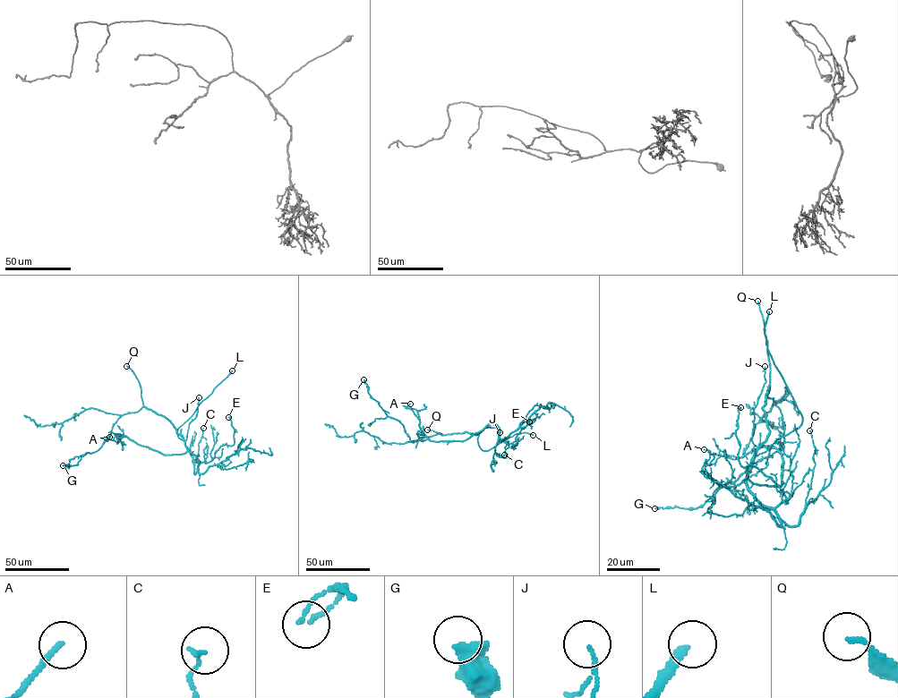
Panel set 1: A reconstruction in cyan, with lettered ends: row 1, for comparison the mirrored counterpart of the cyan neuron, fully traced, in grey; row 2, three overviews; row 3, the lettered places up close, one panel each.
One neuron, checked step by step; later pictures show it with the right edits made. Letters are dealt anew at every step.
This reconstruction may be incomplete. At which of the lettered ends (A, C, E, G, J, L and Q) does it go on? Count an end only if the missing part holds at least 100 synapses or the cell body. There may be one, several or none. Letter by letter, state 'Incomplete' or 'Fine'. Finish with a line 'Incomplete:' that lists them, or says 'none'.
A: Fine
C: Fine
E: Fine
G: Fine
J: Fine
L: Incomplete
Q: Incomplete
Incomplete: L, Q

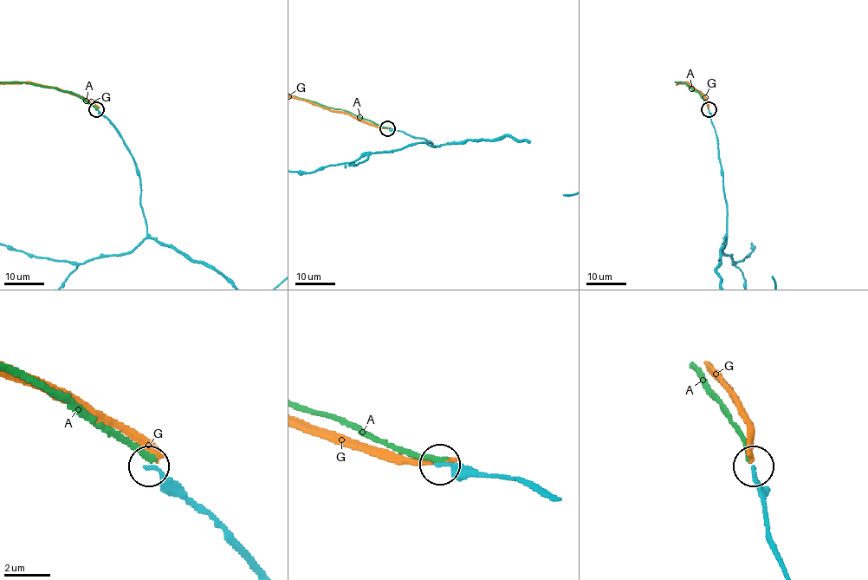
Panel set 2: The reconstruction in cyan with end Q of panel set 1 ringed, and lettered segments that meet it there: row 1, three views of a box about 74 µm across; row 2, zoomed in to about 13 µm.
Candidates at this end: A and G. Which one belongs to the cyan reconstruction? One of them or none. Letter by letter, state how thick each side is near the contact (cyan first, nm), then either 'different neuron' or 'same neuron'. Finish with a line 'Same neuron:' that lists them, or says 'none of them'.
A: 180/180 nm | different neuron
G: 200/240 nm | different neuron
Same neuron: none of them

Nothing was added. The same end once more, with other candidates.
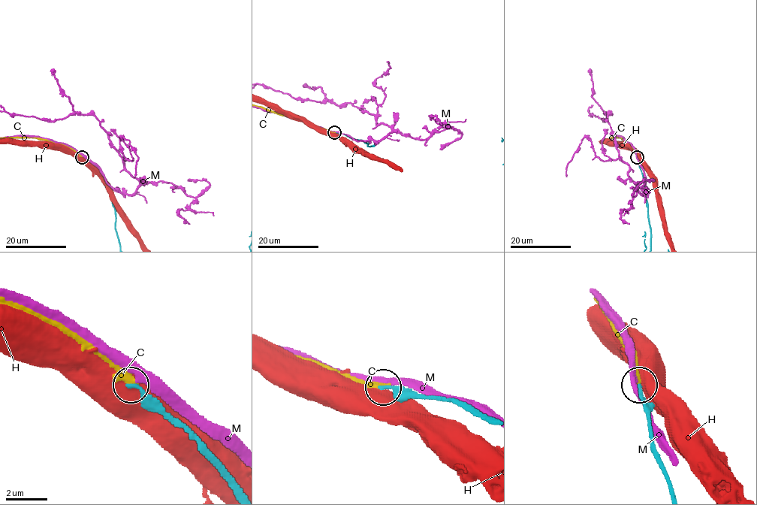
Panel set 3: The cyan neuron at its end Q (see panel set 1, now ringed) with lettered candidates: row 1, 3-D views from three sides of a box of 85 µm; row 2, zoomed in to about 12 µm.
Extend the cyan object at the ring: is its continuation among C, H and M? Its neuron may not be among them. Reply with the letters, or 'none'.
C

